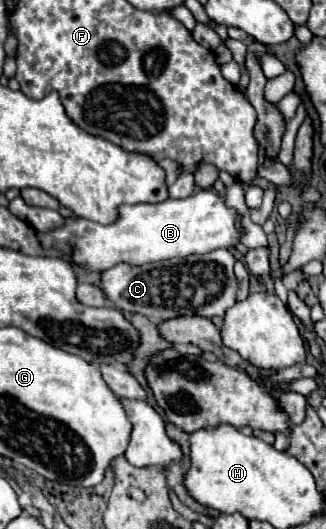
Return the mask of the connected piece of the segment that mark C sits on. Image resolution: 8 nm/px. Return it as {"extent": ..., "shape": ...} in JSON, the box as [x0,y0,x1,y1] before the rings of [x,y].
{"extent":[101,249,237,321],"shape":[[[217,249],[203,255],[175,257],[175,261],[155,261],[147,265],[115,265],[101,275],[103,293],[123,313],[141,313],[151,321],[167,321],[183,315],[223,317],[237,303],[237,277],[233,273],[235,257],[227,249]]]}

